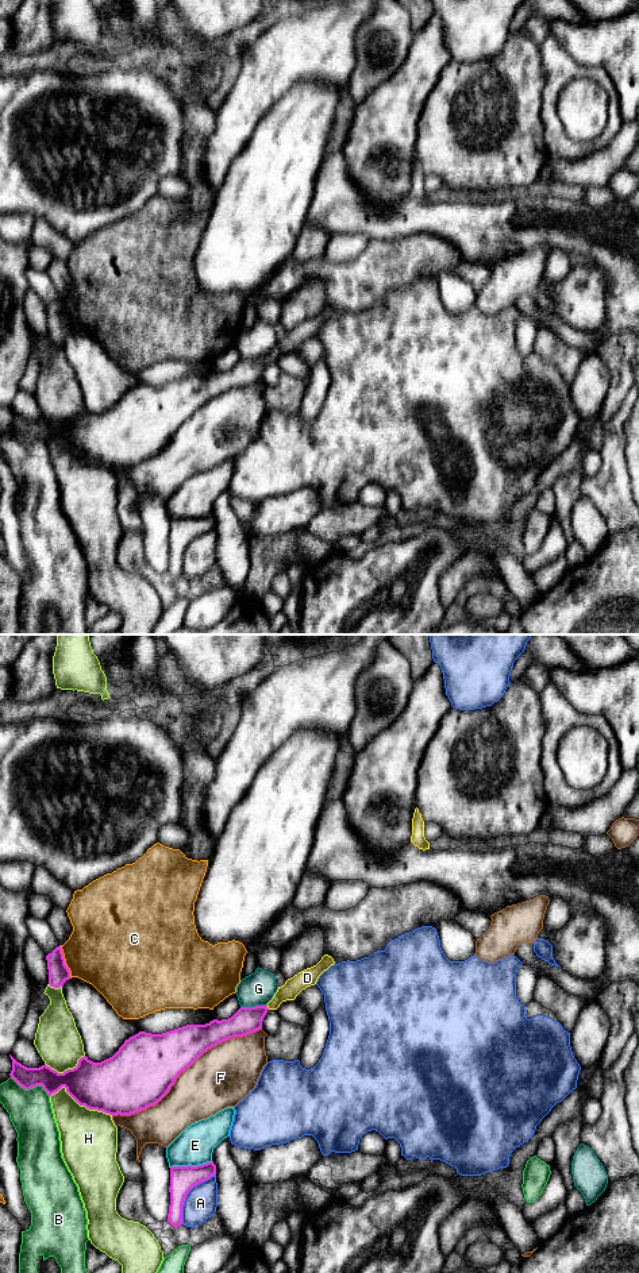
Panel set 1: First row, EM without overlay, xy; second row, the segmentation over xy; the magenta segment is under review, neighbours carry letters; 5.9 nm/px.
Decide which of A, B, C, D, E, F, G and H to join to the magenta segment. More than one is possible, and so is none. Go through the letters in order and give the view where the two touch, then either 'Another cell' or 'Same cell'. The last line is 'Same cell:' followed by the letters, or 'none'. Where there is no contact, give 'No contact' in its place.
A: Touches magenta in xy. Another cell
B: Touches magenta in xy. Another cell
C: Touches magenta in xy. Another cell
D: Touches magenta in xy. Same cell
E: Touches magenta in xy. Another cell
F: Touches magenta in xy. Another cell
G: Touches magenta in xy. Another cell
H: Touches magenta in xy. Another cell
Same cell: D

